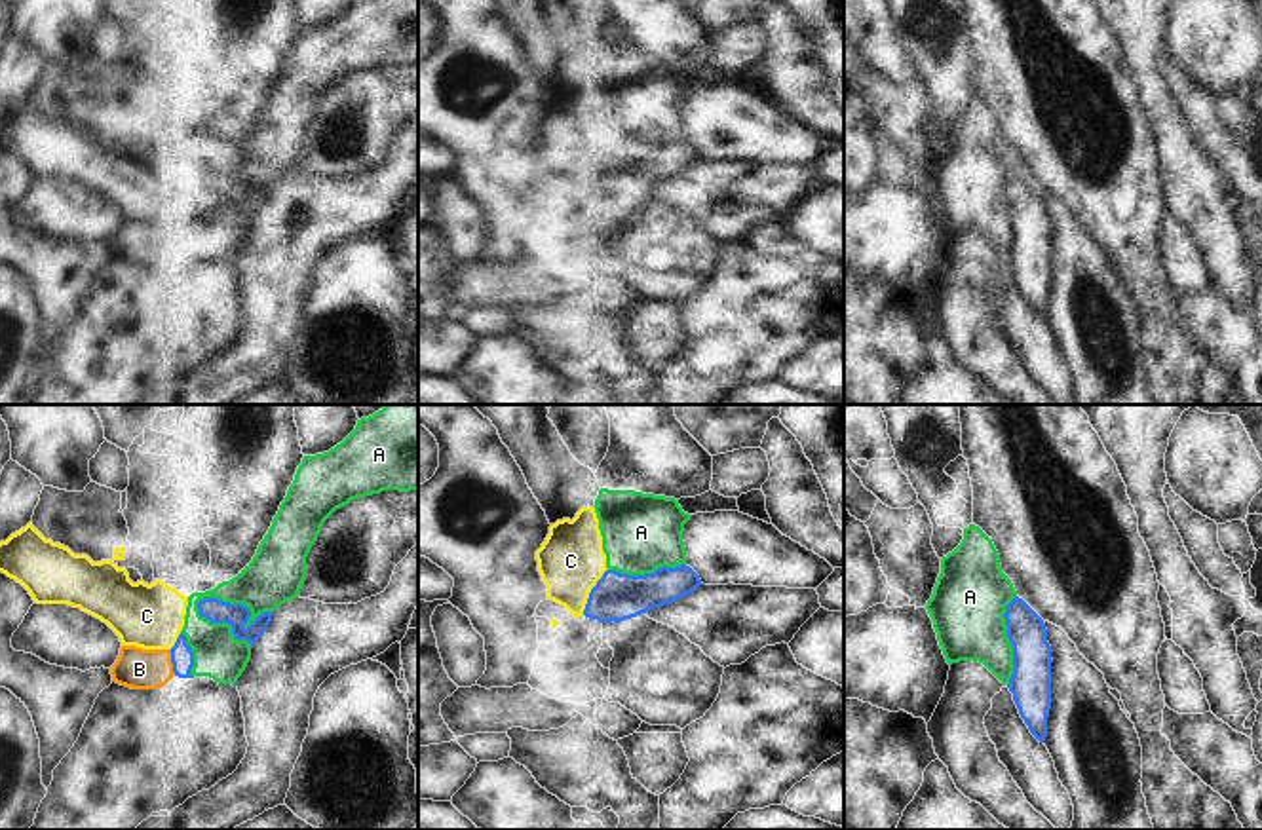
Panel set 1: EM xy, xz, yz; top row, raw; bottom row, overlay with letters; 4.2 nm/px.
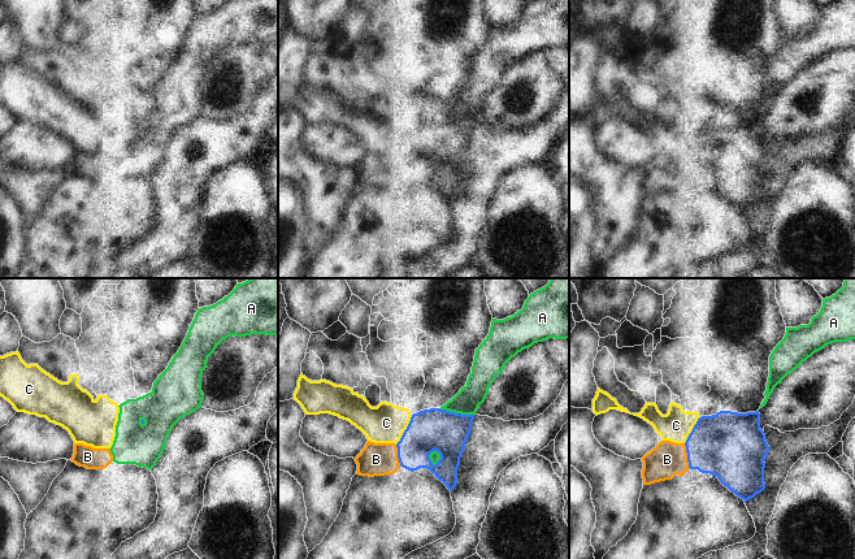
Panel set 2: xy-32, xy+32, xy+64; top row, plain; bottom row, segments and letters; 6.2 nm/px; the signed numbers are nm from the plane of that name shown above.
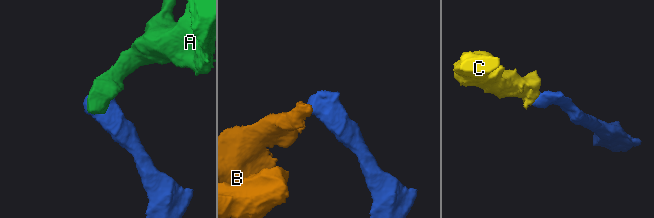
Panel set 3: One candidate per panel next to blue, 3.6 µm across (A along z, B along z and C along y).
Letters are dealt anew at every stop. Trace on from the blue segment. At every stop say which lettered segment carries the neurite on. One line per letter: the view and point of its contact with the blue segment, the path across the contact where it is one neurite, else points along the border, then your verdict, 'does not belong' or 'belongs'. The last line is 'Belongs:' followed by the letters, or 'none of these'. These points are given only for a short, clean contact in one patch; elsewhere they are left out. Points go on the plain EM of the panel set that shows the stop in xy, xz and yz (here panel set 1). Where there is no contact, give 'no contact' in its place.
A: xy (240, 179) | does not belong
B: xy (172, 236) | along xy (168, 225), (175, 249) | does not belong
C: xz (592, 166) | across xz (616, 171), (592, 166), (576, 150), (571, 135) | belongs
Belongs: C

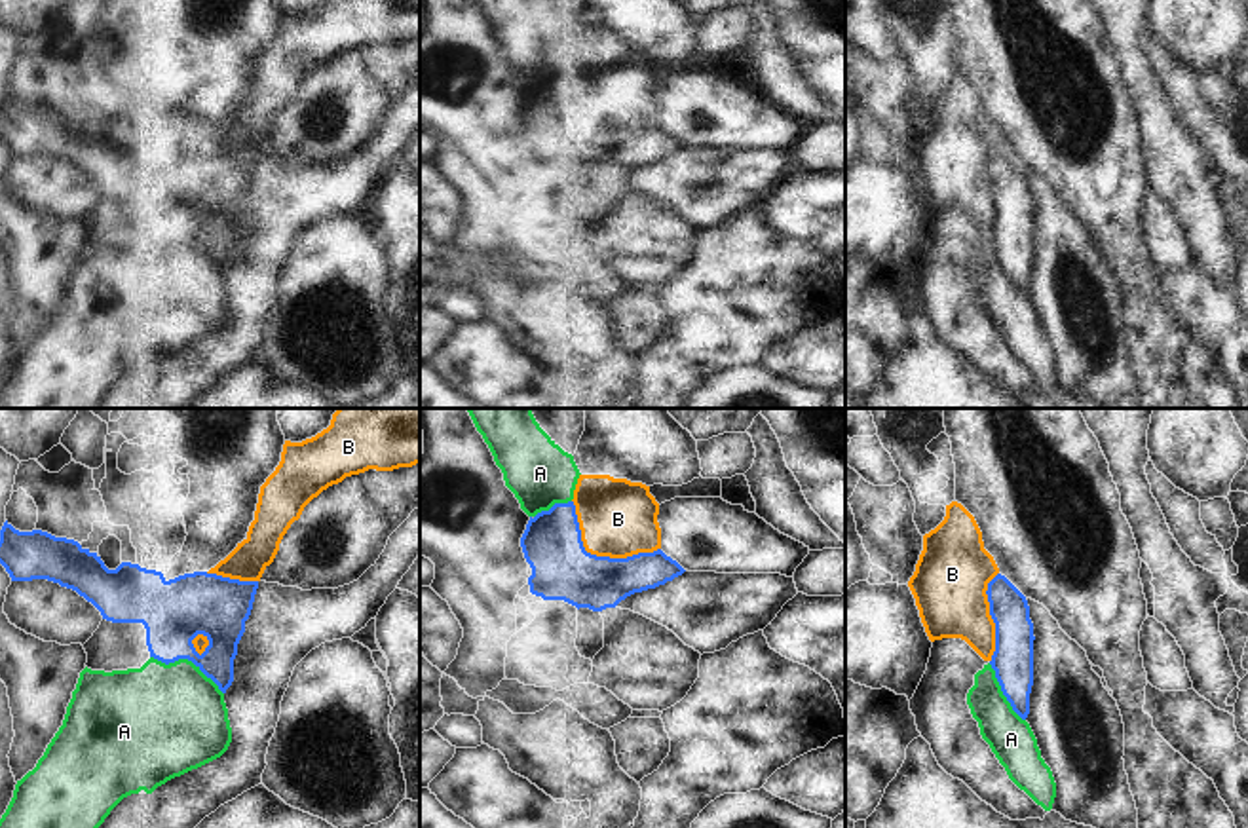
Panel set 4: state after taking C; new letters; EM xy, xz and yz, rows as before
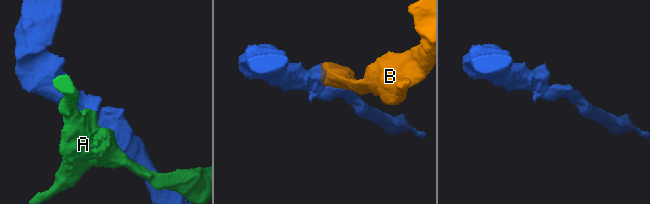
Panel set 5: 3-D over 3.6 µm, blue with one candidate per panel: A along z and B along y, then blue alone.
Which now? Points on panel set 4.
A: xy (189, 234) | along xy (151, 230), (166, 238), (190, 234), (223, 268) | does not belong
B: xz (599, 131) | does not belong
Belongs: none of these

